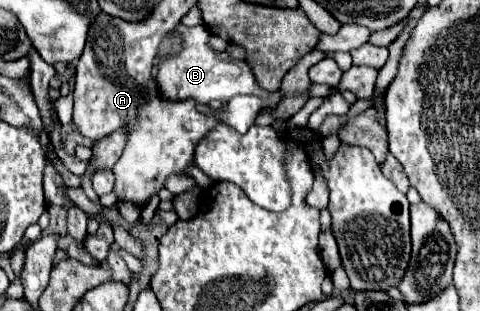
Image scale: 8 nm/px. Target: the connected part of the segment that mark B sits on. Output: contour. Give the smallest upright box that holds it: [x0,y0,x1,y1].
[157,24,269,104]

